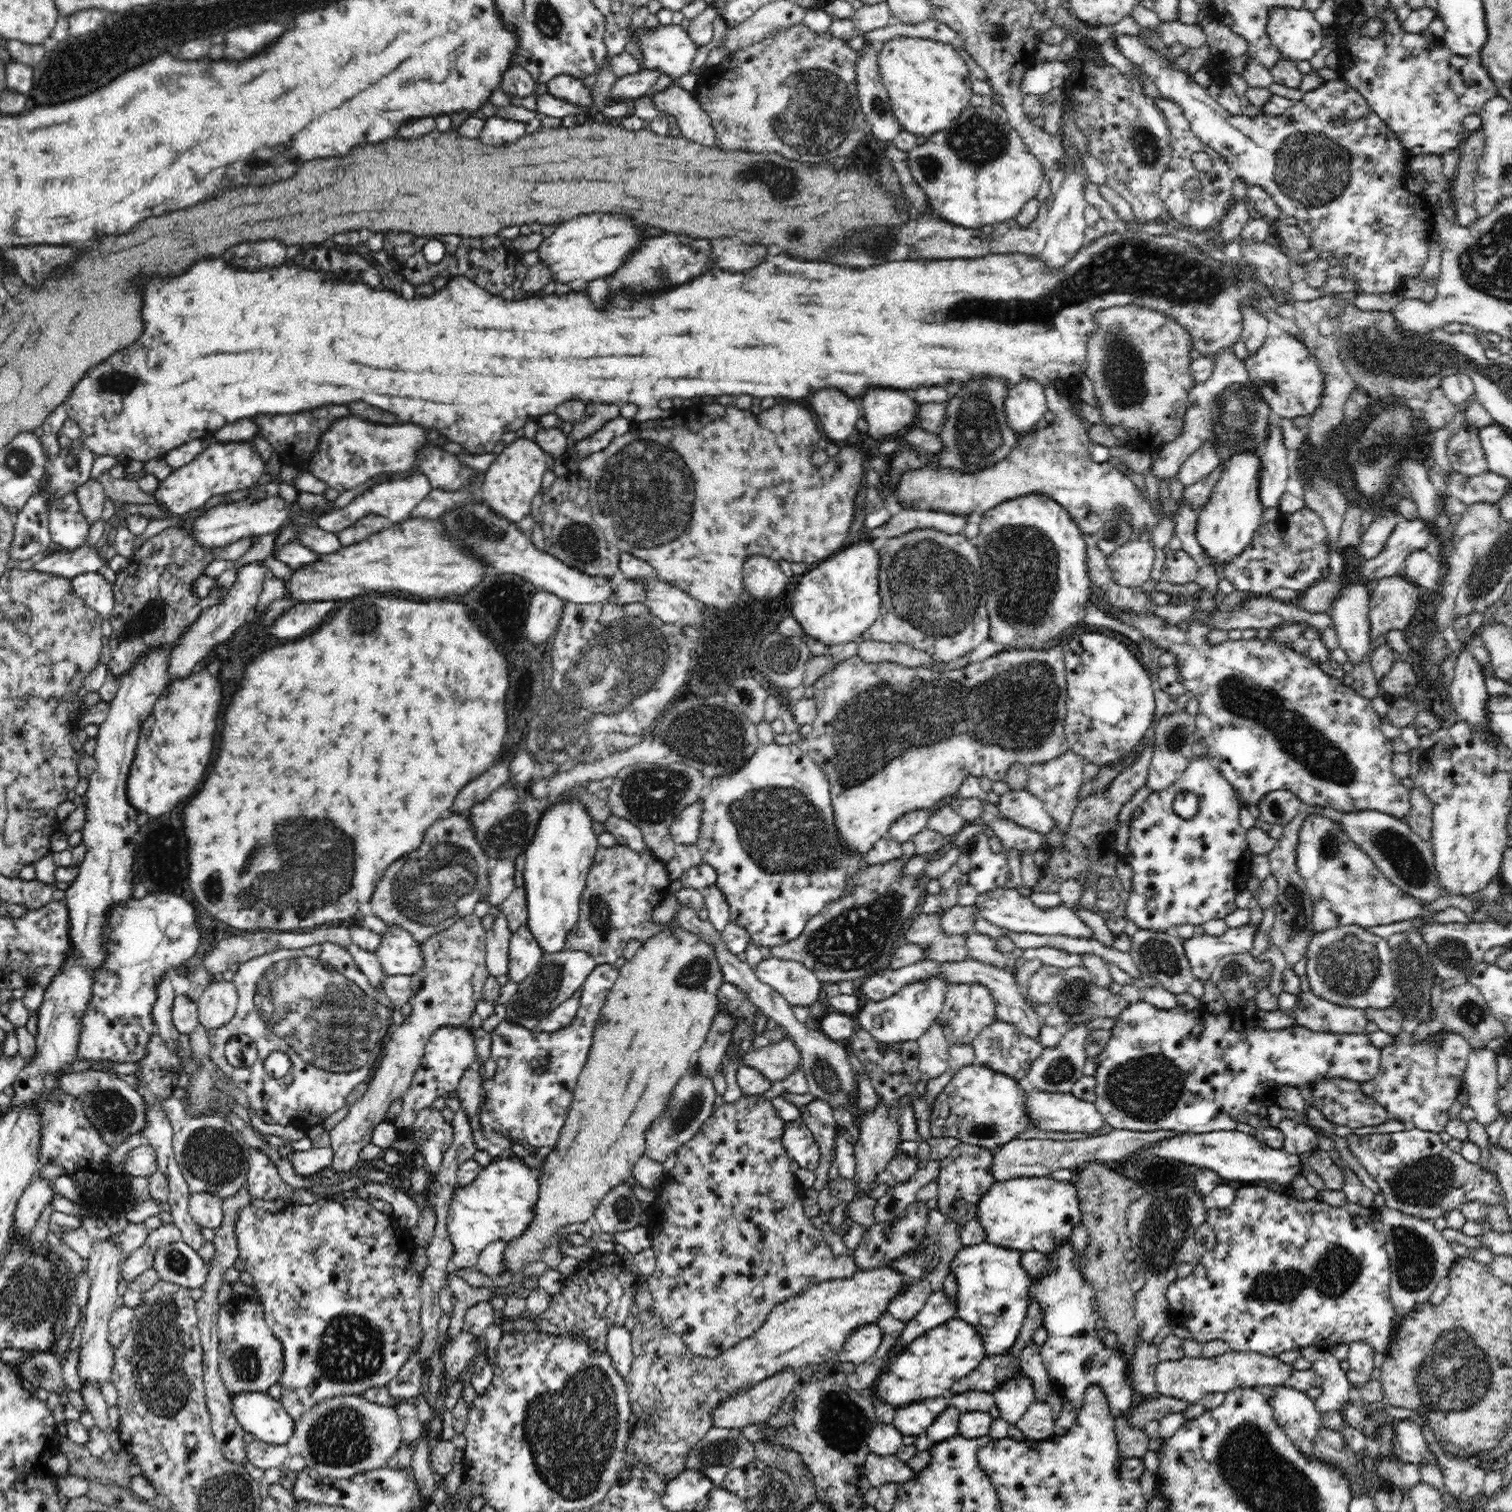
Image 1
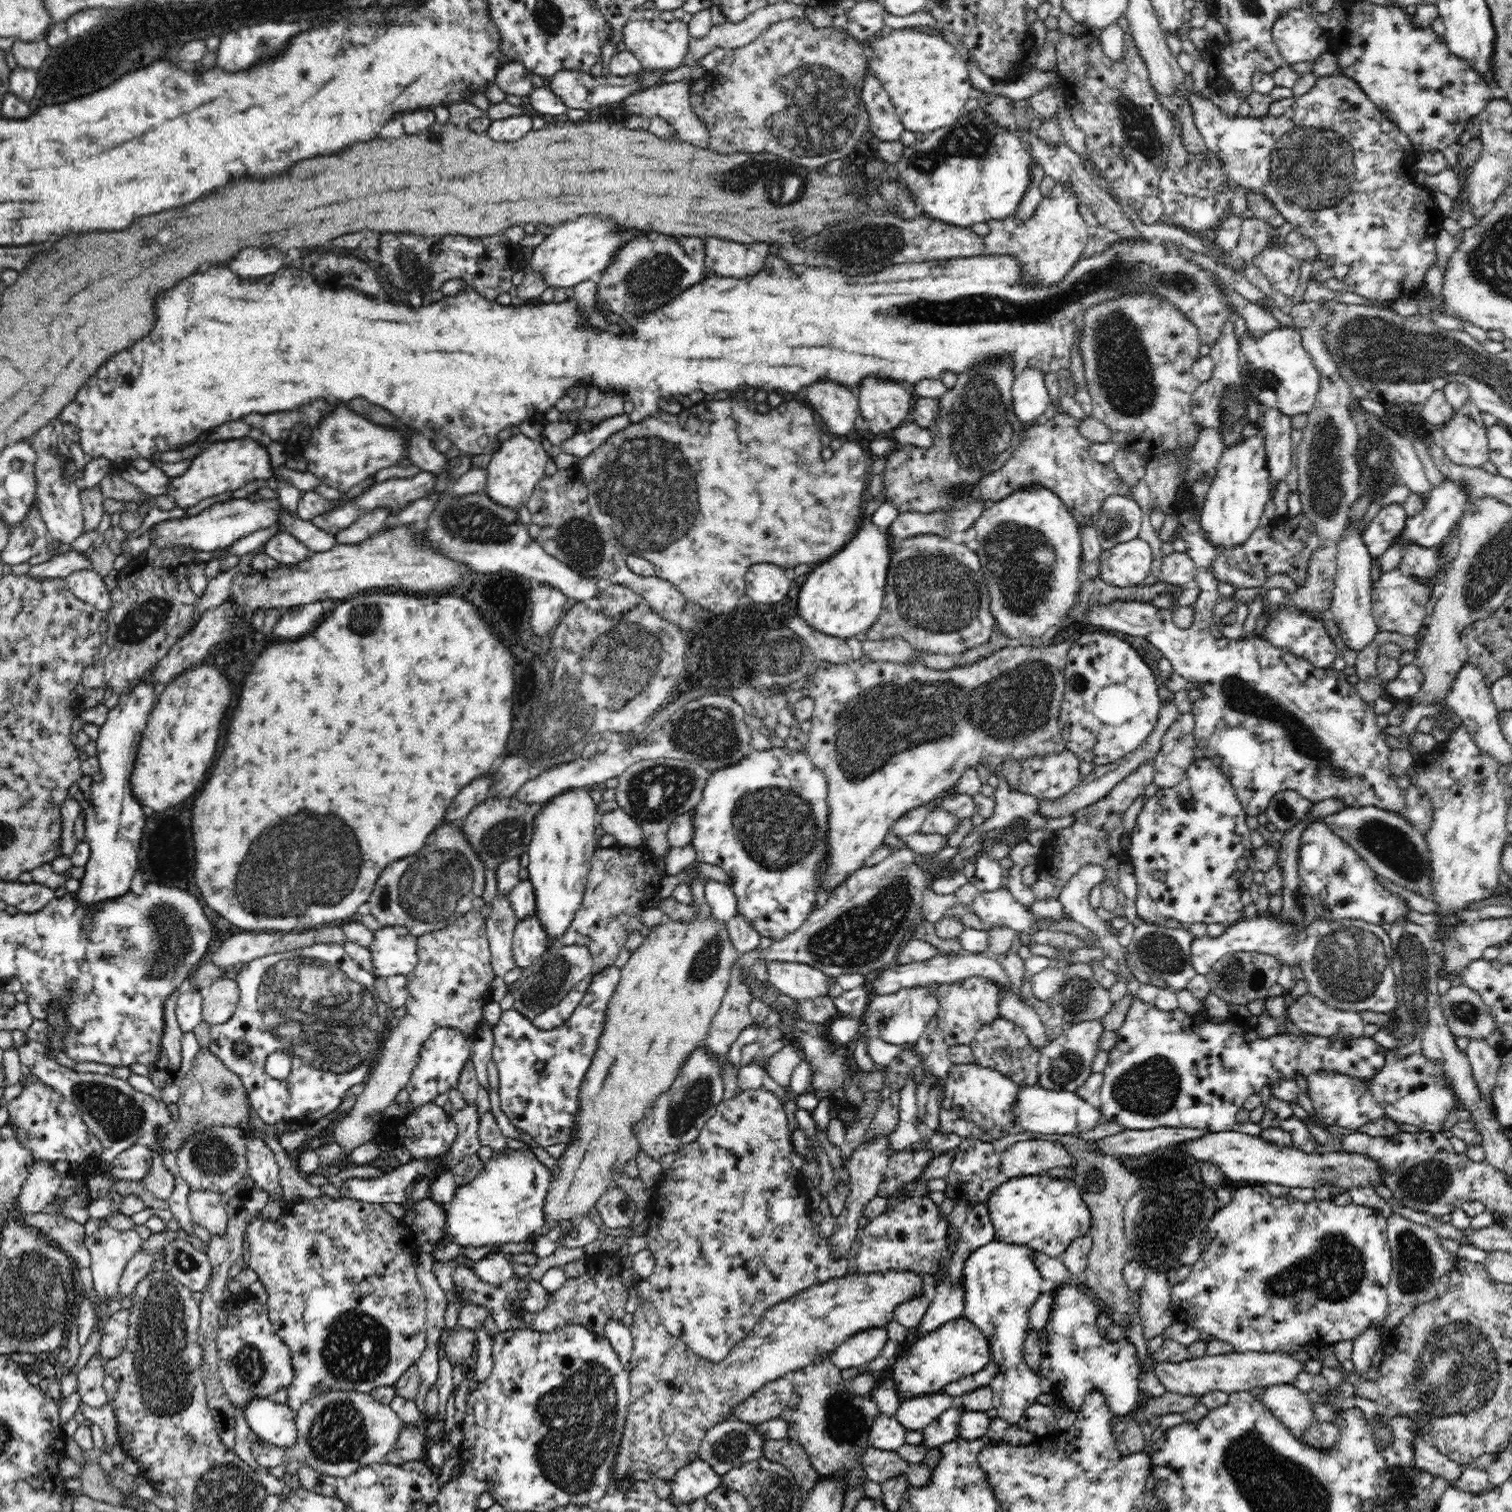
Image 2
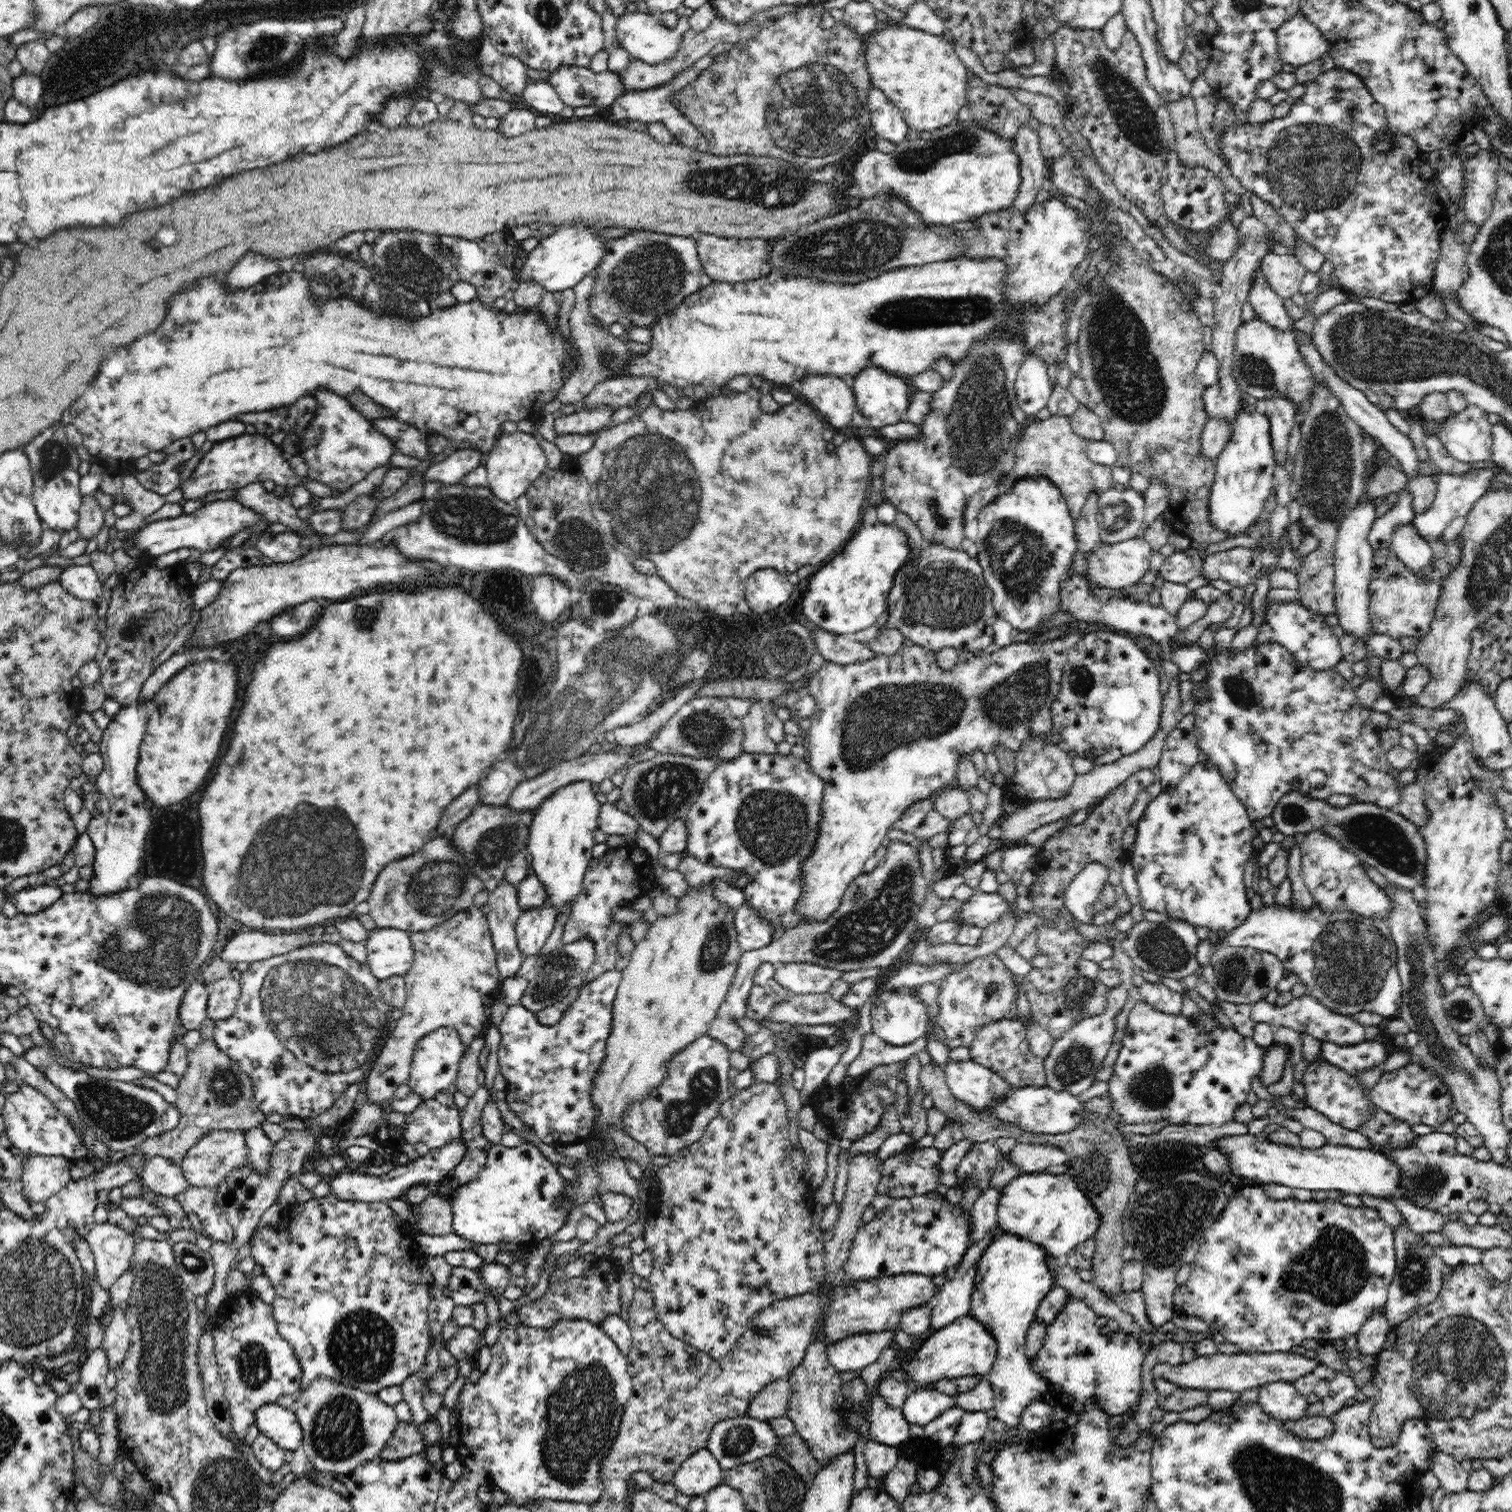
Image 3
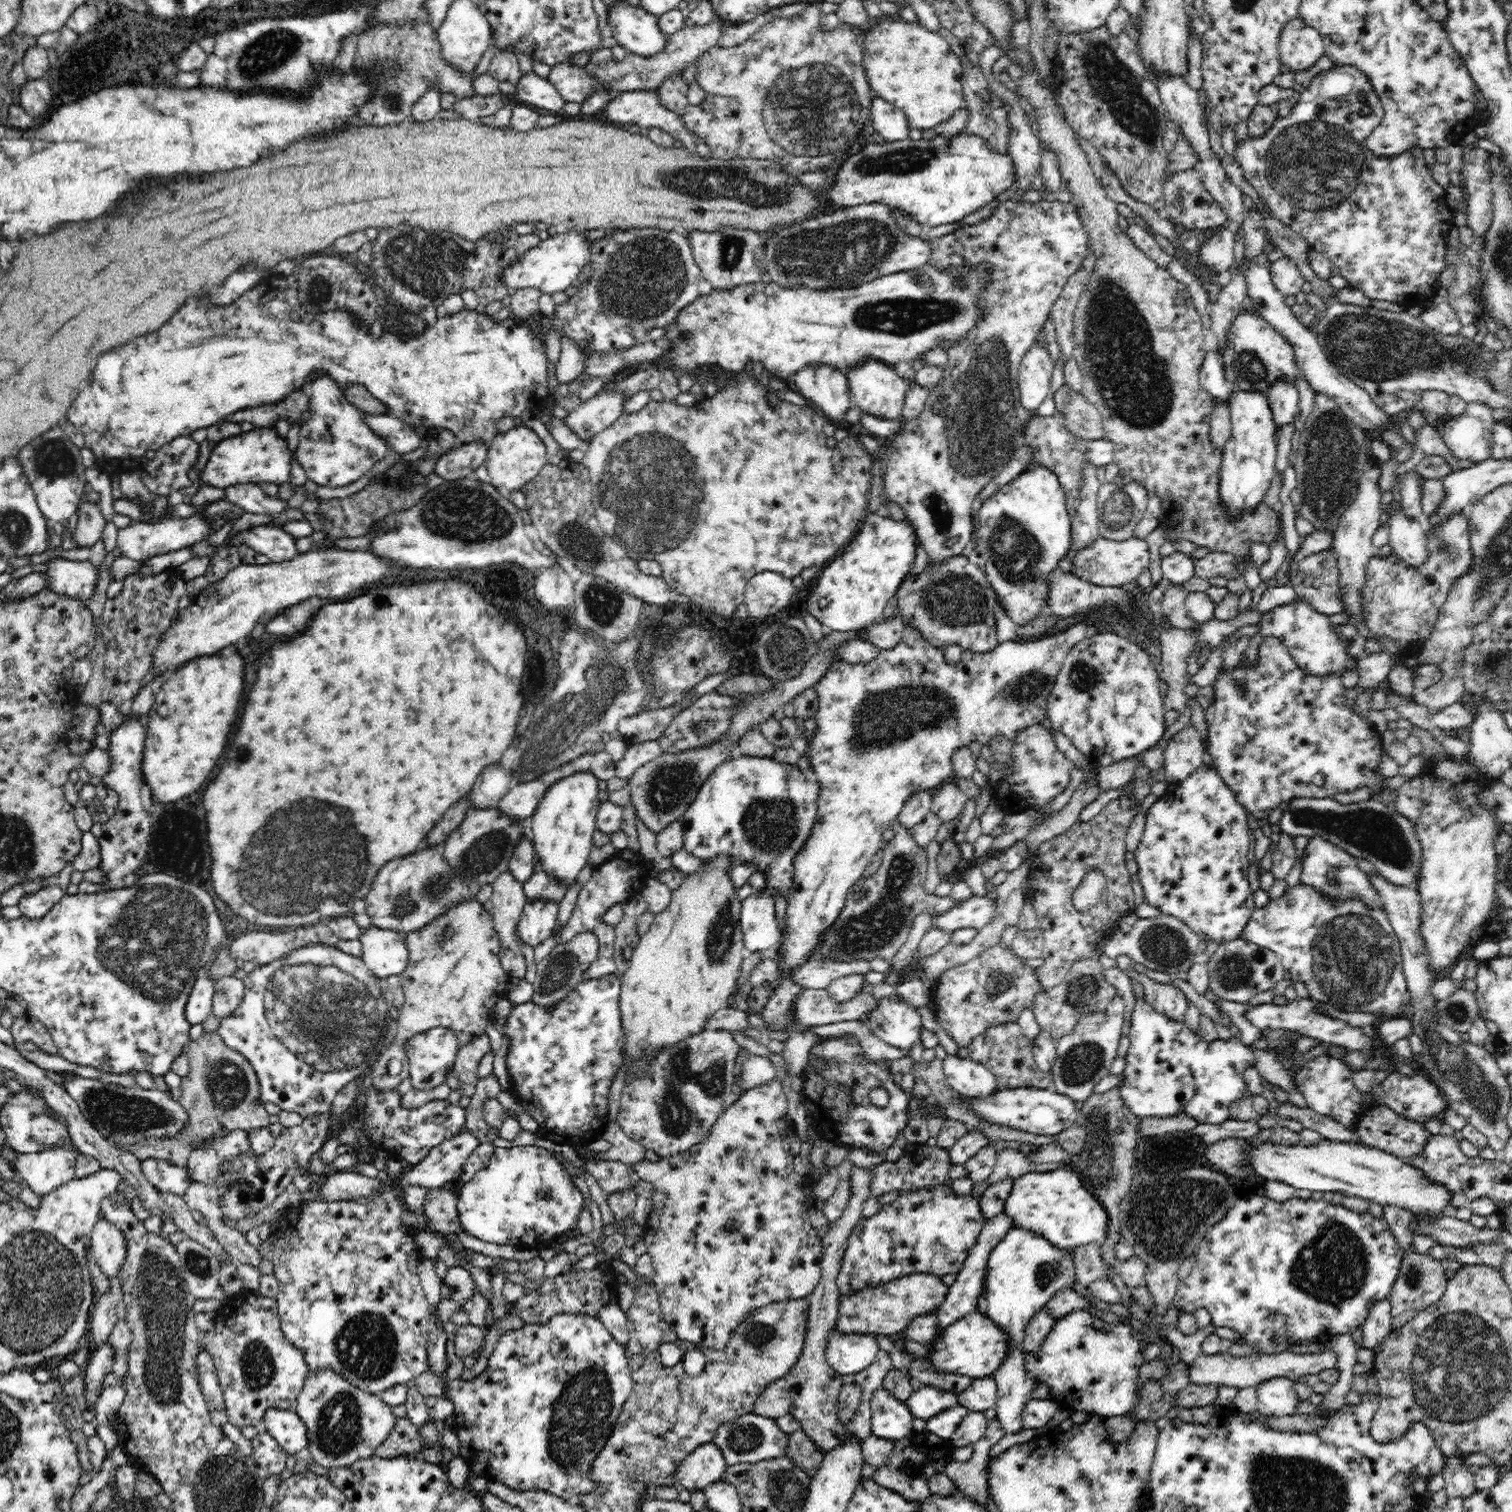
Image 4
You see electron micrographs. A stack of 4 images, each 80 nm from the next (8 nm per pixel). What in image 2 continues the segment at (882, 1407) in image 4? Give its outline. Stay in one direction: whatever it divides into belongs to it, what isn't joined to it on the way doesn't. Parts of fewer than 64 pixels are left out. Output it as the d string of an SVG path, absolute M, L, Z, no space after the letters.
M879 1414L869 1434L870 1446L882 1451L895 1451L903 1445L906 1429L898 1424L896 1417Z

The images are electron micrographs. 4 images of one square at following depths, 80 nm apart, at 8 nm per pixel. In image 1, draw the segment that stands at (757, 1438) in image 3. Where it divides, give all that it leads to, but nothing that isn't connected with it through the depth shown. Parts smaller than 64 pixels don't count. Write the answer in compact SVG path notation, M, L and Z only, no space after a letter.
M711 1427L711 1429L696 1442L692 1450L684 1456L684 1470L700 1471L710 1479L712 1488L720 1488L725 1476L734 1469L741 1469L754 1461L754 1447L752 1443L740 1435L740 1429L724 1429Z

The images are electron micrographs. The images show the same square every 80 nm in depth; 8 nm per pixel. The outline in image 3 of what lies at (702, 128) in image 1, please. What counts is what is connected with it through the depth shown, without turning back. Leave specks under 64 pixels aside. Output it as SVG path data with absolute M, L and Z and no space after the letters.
M730 43L717 44L706 56L698 60L692 68L682 70L682 72L679 72L671 81L656 86L653 89L627 91L611 104L610 110L612 110L614 118L618 118L622 123L624 120L637 120L640 123L644 122L644 124L648 125L652 122L661 122L675 136L678 143L684 144L684 146L698 148L699 150L707 150L709 142L704 136L704 133L697 126L694 126L694 124L689 121L689 118L681 112L673 98L678 91L688 86L688 84L695 82L695 78L701 71L710 68L720 54L733 49L734 45Z

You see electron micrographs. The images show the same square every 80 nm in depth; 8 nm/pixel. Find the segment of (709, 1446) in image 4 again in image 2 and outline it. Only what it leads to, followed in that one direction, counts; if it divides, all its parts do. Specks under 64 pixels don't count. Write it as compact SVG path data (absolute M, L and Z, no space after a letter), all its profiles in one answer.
M700 1459L683 1466L668 1482L670 1487L669 1502L673 1506L682 1504L692 1505L694 1500L705 1498L721 1485L721 1476L716 1474L712 1467Z

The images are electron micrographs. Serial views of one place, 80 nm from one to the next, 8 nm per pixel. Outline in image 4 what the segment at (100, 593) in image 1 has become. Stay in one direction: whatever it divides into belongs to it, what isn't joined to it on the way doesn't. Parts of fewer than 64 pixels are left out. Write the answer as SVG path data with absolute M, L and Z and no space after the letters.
M53 558L47 570L49 588L60 594L86 601L96 590L97 571L91 560Z

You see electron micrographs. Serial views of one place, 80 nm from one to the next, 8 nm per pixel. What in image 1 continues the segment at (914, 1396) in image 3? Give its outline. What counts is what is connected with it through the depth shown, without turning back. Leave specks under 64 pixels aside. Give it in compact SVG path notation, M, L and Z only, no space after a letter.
M932 1397L895 1409L894 1427L900 1436L924 1434L934 1419L949 1407L948 1398Z

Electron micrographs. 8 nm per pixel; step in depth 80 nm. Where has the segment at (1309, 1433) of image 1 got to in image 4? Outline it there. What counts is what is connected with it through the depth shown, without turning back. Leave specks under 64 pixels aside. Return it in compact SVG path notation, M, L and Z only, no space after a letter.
M1272 1378L1255 1387L1257 1411L1266 1417L1294 1414L1302 1401L1295 1391L1294 1381L1287 1378Z

